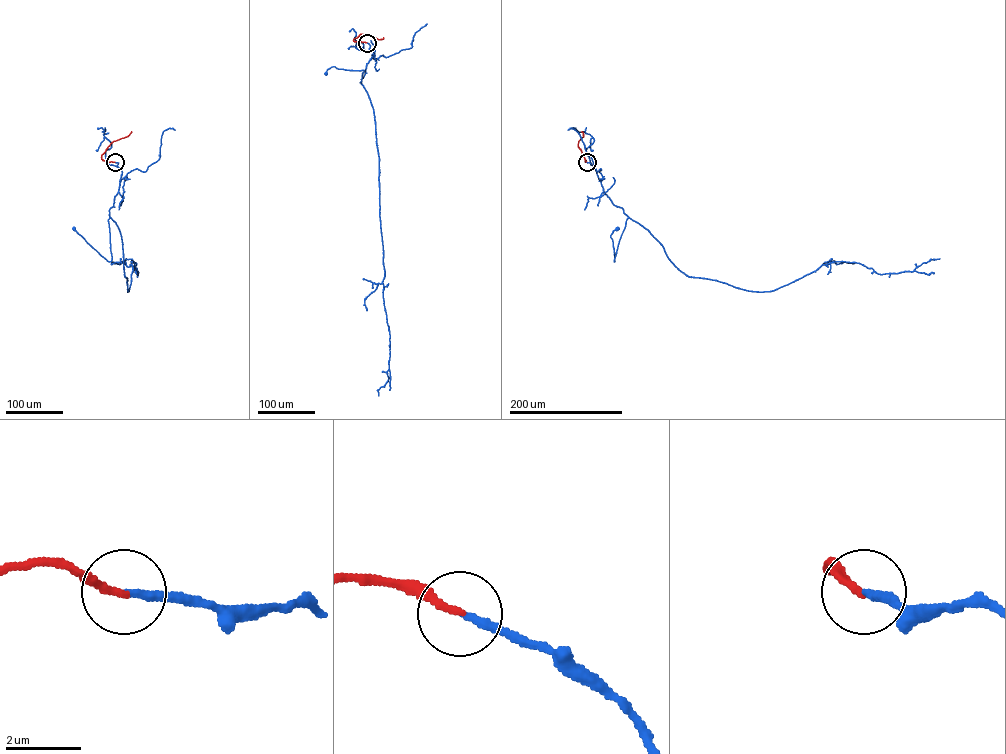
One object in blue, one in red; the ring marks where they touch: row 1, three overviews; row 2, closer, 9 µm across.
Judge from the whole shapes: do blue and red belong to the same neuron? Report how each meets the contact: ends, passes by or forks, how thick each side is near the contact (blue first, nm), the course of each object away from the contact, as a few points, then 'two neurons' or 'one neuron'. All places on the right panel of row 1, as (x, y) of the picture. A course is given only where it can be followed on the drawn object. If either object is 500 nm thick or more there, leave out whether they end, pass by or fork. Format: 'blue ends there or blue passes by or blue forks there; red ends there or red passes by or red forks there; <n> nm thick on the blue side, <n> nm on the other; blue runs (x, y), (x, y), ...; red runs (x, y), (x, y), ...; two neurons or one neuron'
blue ends there; red ends there; 200 nm thick on the blue side, 190 nm on the other; blue runs (587, 162), (594, 167), (604, 192), (628, 217), (614, 261), (610, 235), (617, 229); red runs (587, 162), (578, 146), (583, 137), (581, 131); one neuron

